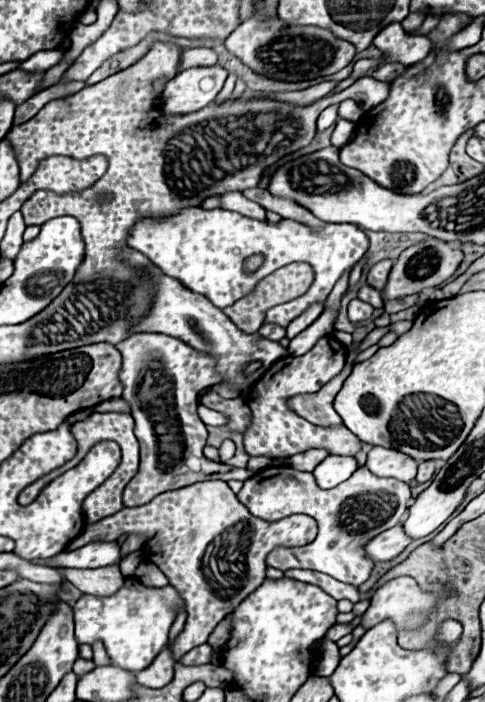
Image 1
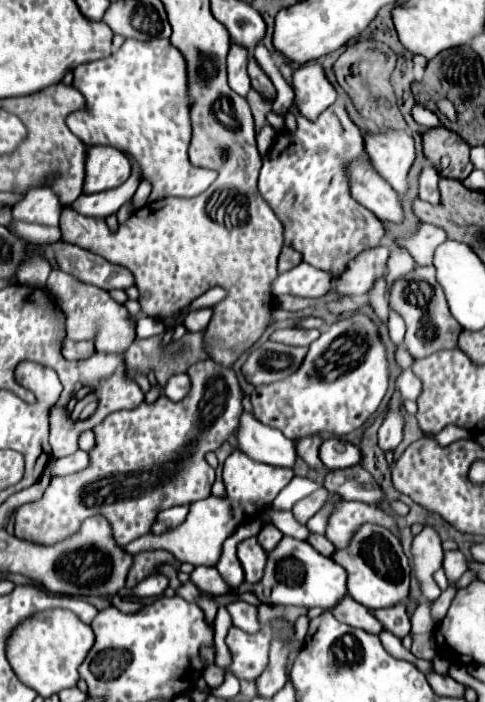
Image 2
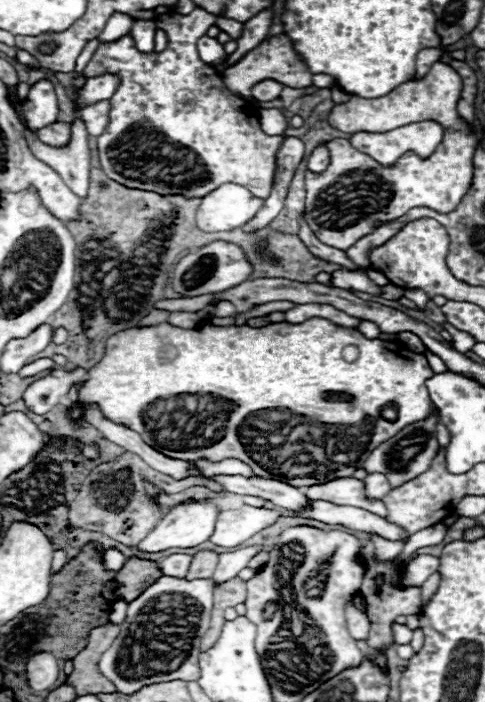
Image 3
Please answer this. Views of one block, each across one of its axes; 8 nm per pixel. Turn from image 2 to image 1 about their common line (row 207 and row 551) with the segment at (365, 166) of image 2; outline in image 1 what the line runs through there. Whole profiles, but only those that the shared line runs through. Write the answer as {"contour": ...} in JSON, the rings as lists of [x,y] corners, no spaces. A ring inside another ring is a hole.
{"contour":[[[398,524],[390,530],[378,534],[378,538],[372,538],[364,546],[364,552],[376,564],[376,562],[386,562],[386,560],[396,558],[408,544],[410,544],[410,538],[406,538],[402,526]]]}

